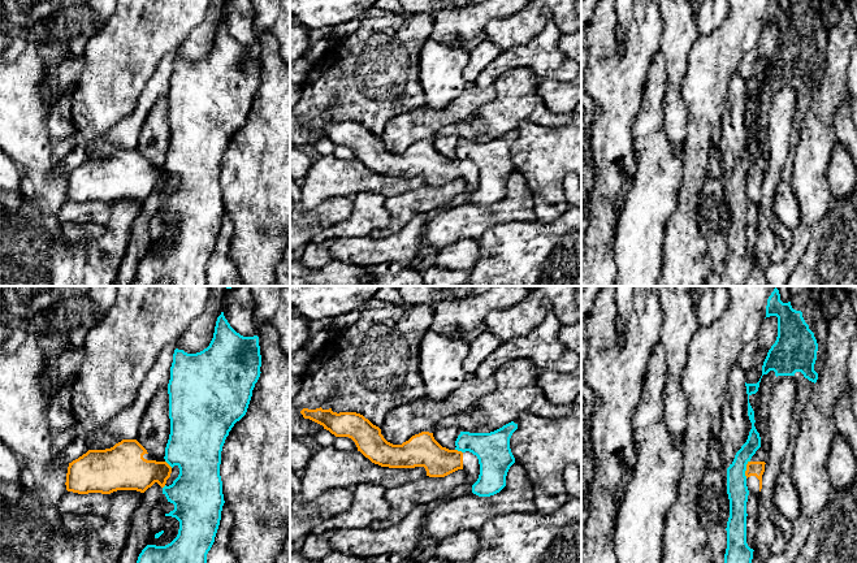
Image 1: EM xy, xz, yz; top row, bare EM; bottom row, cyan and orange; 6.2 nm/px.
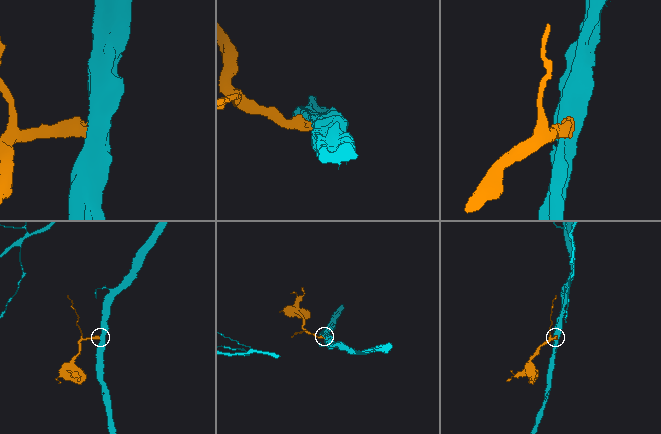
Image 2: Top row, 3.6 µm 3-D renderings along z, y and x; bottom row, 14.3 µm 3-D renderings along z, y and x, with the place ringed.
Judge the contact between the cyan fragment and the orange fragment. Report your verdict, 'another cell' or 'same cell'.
another cell

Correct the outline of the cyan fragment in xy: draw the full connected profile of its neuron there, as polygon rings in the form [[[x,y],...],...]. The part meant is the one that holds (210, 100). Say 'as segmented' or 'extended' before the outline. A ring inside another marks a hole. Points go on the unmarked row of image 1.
as segmented; [[[224,21],[217,26],[213,47],[207,57],[196,62],[174,59],[168,92],[170,143],[164,168],[172,177],[177,174],[179,183],[172,194],[163,196],[163,203],[174,213],[174,218],[165,225],[176,226],[179,238],[177,246],[165,255],[147,254],[139,263],[130,286],[153,286],[161,278],[166,278],[170,286],[207,286],[207,263],[215,251],[225,212],[220,185],[222,155],[234,133],[247,121],[252,99],[261,82],[260,75],[259,46],[243,46],[237,42]]]

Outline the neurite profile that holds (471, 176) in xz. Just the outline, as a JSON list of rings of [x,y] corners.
[[[332,117],[300,120],[304,127],[310,127],[336,146],[351,147],[358,160],[372,172],[389,177],[424,176],[429,186],[445,186],[458,178],[467,183],[467,191],[473,194],[480,183],[480,173],[476,164],[442,156],[433,142],[421,140],[412,144],[402,153],[388,151],[381,138],[356,121],[333,121]]]

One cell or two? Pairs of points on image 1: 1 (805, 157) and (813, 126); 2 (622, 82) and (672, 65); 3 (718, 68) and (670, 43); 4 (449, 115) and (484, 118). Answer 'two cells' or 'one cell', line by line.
1: one cell
2: two cells
3: two cells
4: two cells

